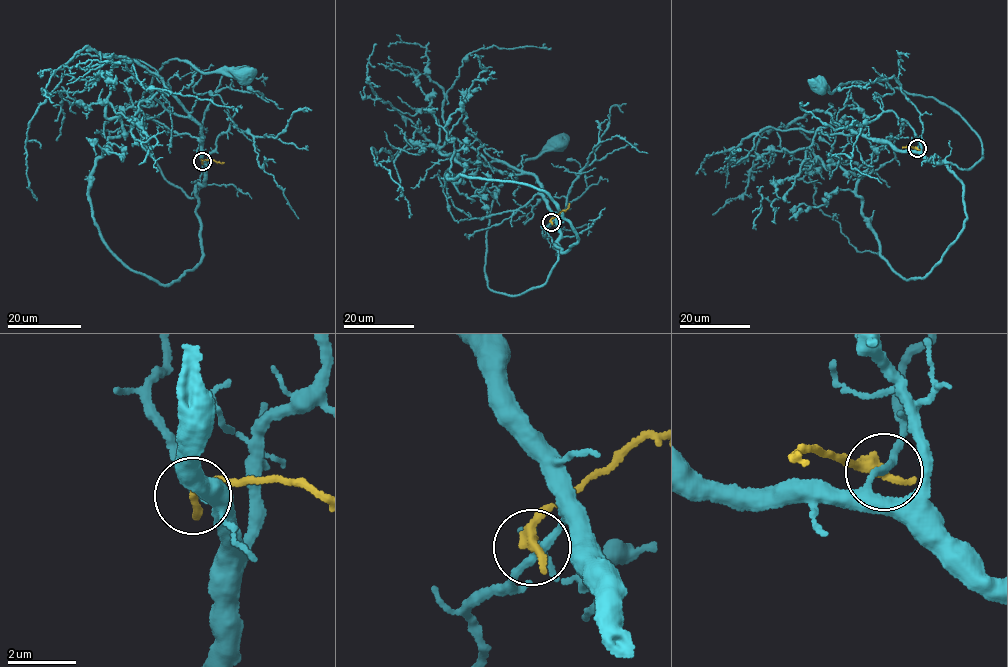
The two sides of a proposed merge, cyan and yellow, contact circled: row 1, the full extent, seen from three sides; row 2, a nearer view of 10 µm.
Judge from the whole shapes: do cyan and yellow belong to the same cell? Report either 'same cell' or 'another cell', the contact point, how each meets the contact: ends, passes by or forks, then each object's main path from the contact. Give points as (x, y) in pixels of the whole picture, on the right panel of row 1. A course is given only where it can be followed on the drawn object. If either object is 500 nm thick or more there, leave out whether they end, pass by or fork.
another cell; at (917, 148); cyan passes by; yellow ends there; cyan runs (917, 148), (959, 168), (982, 158), (963, 118), (932, 97), (873, 82), (831, 93), (821, 83); yellow runs (917, 149), (902, 147)

